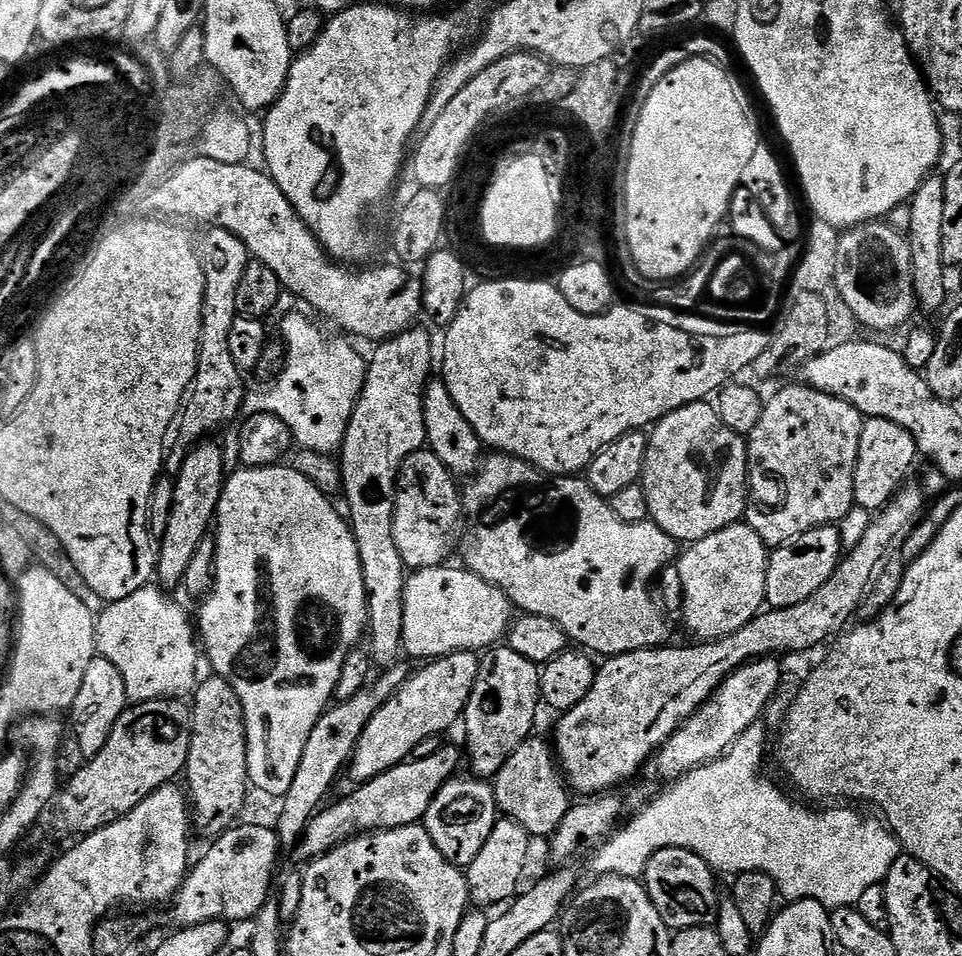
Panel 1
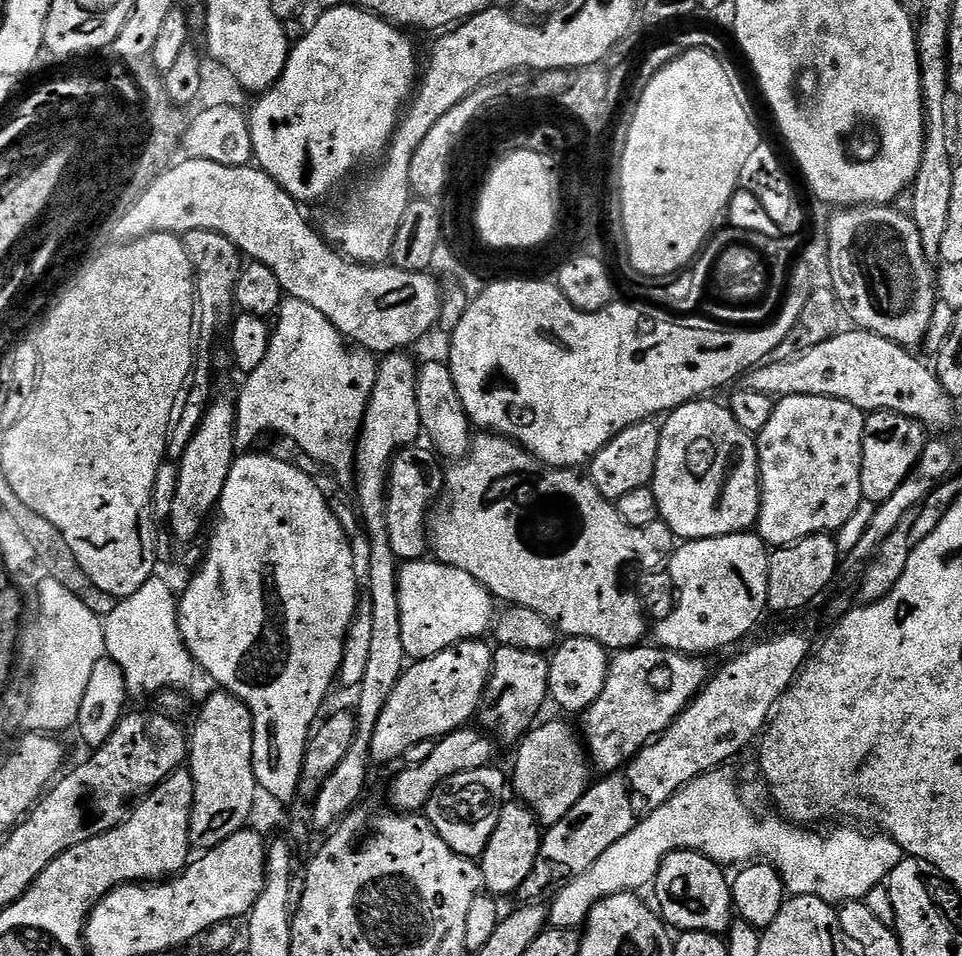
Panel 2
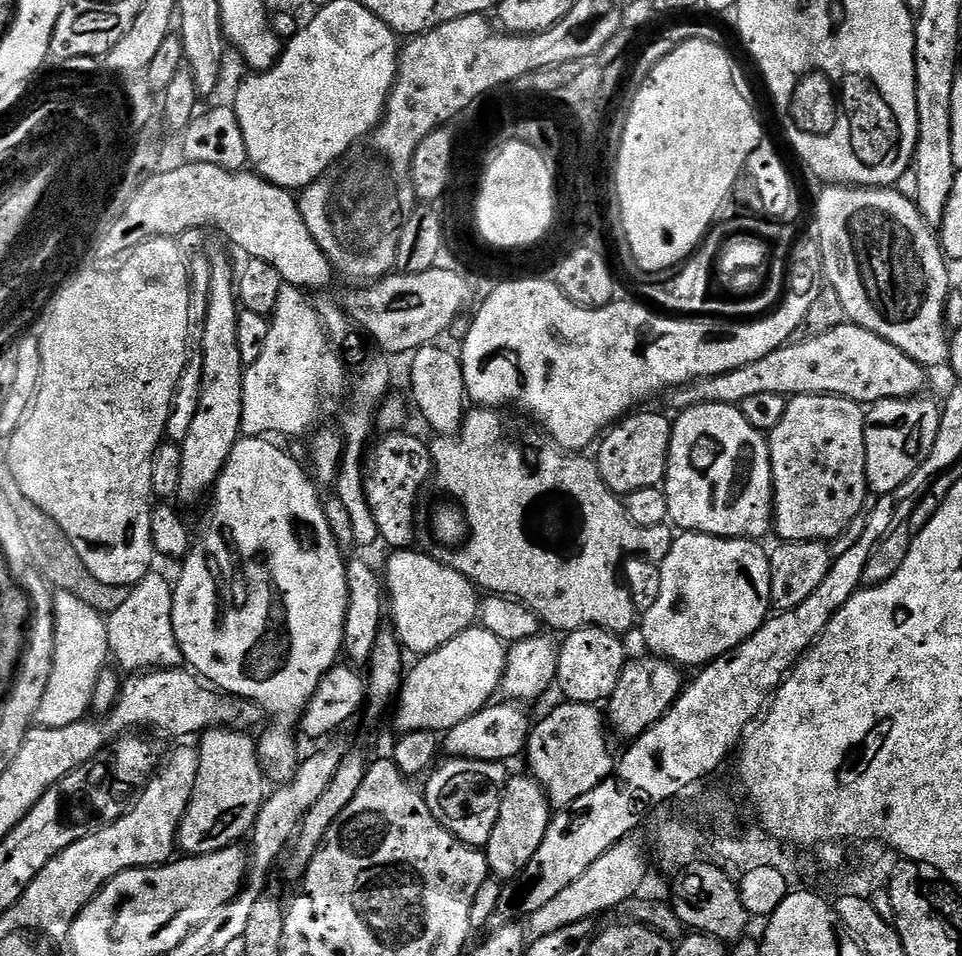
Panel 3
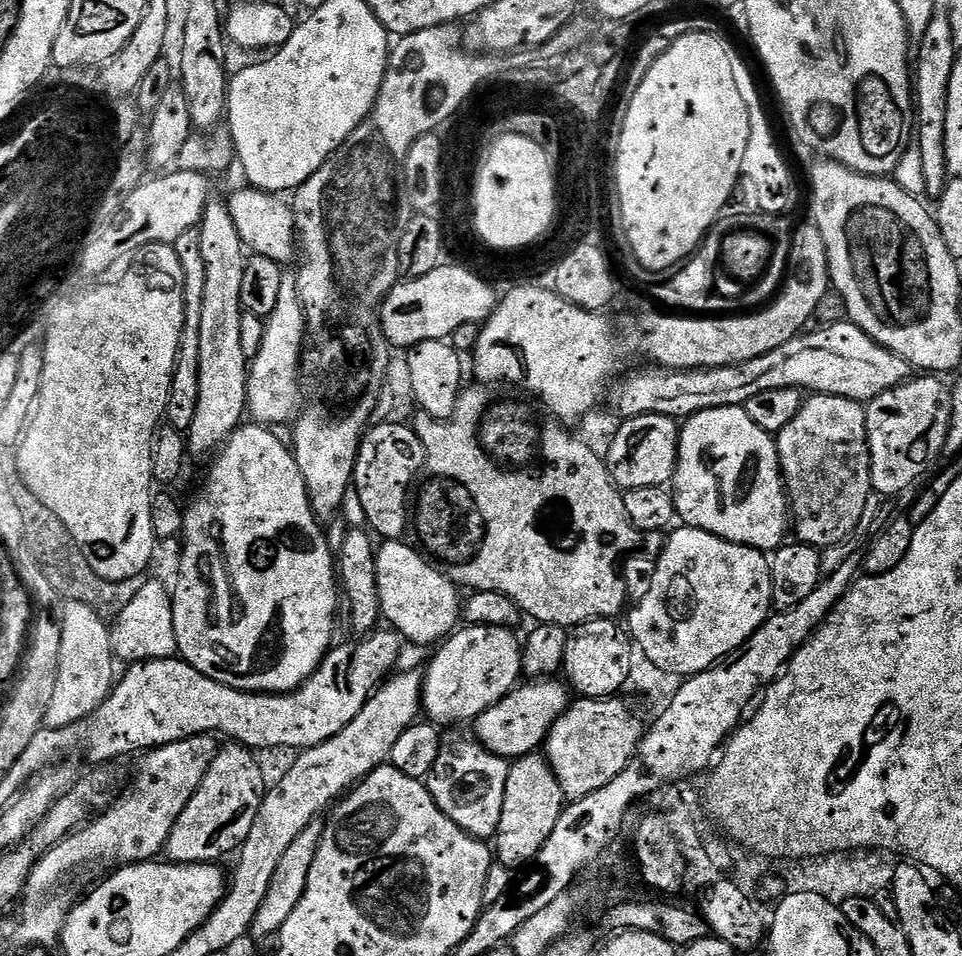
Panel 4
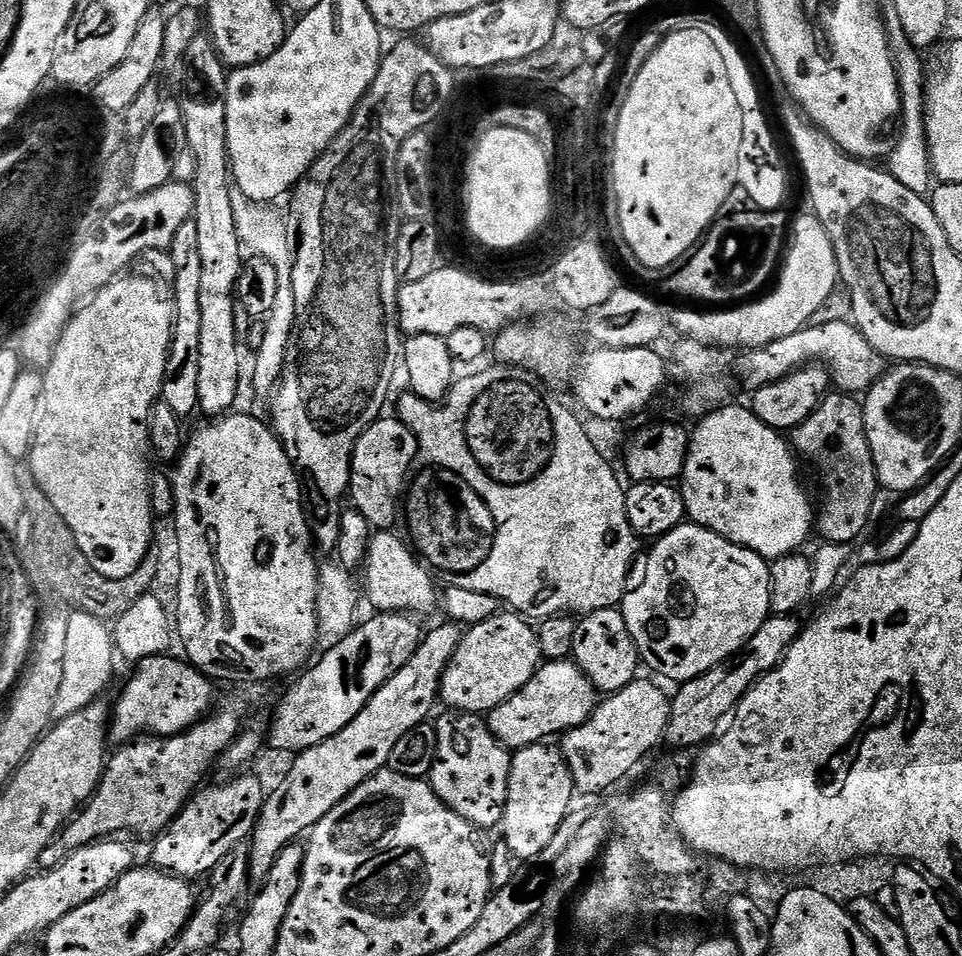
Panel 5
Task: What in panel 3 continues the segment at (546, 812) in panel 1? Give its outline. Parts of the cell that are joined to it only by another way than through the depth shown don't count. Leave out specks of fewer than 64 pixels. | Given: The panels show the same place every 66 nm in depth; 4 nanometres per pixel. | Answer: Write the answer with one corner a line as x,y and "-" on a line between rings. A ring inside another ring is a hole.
560,702
553,712
531,725
528,734
528,768
533,780
538,781
553,809
569,808
582,794
590,794
614,771
614,755
608,745
609,733
601,709
595,704

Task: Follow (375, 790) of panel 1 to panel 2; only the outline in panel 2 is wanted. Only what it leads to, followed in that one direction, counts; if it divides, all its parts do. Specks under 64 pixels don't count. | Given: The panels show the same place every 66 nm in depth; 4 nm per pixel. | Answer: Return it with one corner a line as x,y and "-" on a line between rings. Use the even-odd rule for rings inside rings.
465,726
448,736
441,736
435,741
430,758
426,758
421,764
409,764
402,767
403,769
396,776
396,781
388,788
388,796
396,807
393,809
400,814
419,813
427,805
428,799
438,791
441,785
451,781
454,774
489,767
493,763
492,740
488,736
483,736
483,734
488,734
480,732
475,732
472,726

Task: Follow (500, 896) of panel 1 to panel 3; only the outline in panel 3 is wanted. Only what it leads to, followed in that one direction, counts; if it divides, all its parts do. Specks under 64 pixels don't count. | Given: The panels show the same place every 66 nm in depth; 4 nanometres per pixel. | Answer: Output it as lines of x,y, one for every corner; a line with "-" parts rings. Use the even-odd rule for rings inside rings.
513,775
505,786
498,822
494,822
494,830
486,845
488,871
500,882
512,882
523,876
530,858
534,858
538,846
542,846
542,838
546,838
548,824
554,815
548,796
538,781
533,780
531,775
523,775

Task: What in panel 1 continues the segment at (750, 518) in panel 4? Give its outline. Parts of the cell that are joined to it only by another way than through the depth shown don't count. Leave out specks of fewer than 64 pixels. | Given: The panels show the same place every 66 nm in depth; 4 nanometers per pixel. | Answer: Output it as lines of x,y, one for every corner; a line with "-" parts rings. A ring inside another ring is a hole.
701,402
691,404
685,408
674,410
670,415
663,418
651,429
648,437
648,449
646,450
646,462
644,463
644,475
642,483
646,490
646,502
650,502
649,517
653,524
657,524
663,532
670,534
677,542
695,542
722,530
731,524
741,523
745,519
748,511
748,445
745,437
739,436
730,426
722,422
722,418
717,414
715,407
711,403

